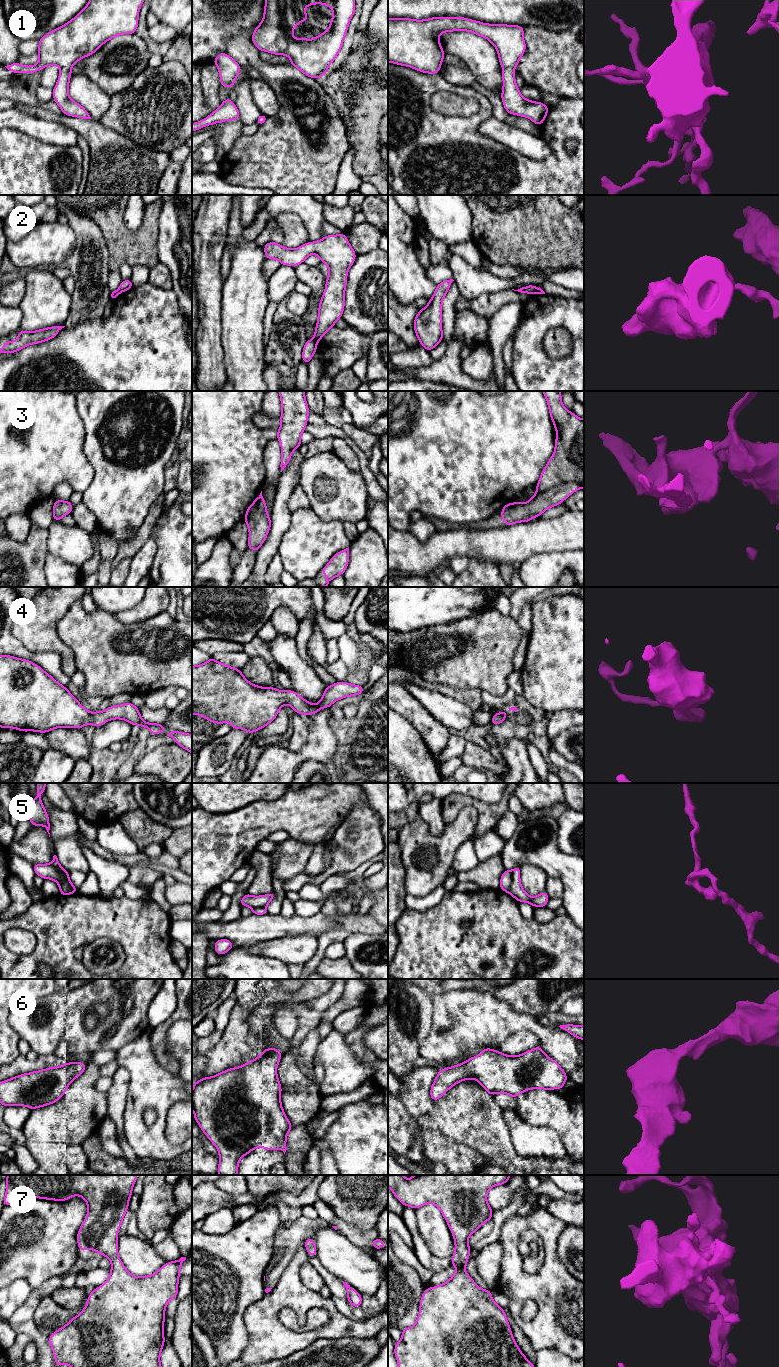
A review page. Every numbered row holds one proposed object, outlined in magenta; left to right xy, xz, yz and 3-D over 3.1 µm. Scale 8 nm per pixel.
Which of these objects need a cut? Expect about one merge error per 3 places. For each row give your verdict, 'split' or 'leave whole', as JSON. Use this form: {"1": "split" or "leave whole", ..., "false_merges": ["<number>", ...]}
{"1": "leave whole", "2": "split", "3": "leave whole", "4": "leave whole", "5": "split", "6": "leave whole", "7": "leave whole", "false_merges": ["2", "5"]}

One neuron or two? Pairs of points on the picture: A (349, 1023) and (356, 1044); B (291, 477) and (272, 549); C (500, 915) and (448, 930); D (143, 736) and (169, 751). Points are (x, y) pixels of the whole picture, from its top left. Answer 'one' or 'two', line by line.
A: two
B: one
C: one
D: two

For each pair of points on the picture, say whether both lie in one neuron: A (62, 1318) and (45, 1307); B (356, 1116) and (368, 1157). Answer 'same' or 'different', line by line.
A: same
B: same

